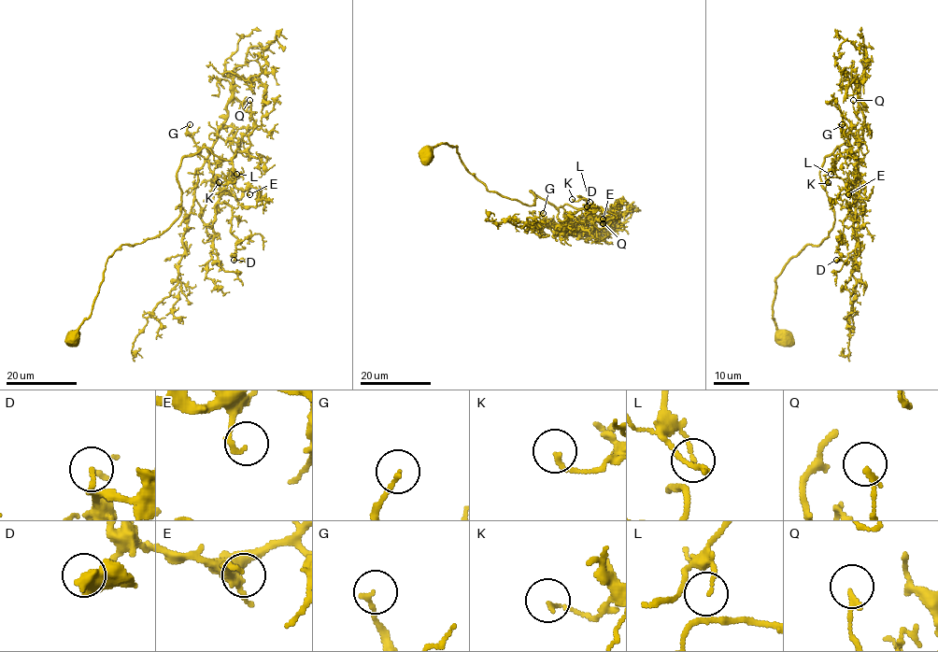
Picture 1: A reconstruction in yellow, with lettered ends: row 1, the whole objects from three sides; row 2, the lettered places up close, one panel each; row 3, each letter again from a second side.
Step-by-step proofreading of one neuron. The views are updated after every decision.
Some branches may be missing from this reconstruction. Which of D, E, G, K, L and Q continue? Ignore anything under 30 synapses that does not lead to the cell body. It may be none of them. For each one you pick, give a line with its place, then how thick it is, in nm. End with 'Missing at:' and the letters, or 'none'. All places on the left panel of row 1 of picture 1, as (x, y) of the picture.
Missing at: none

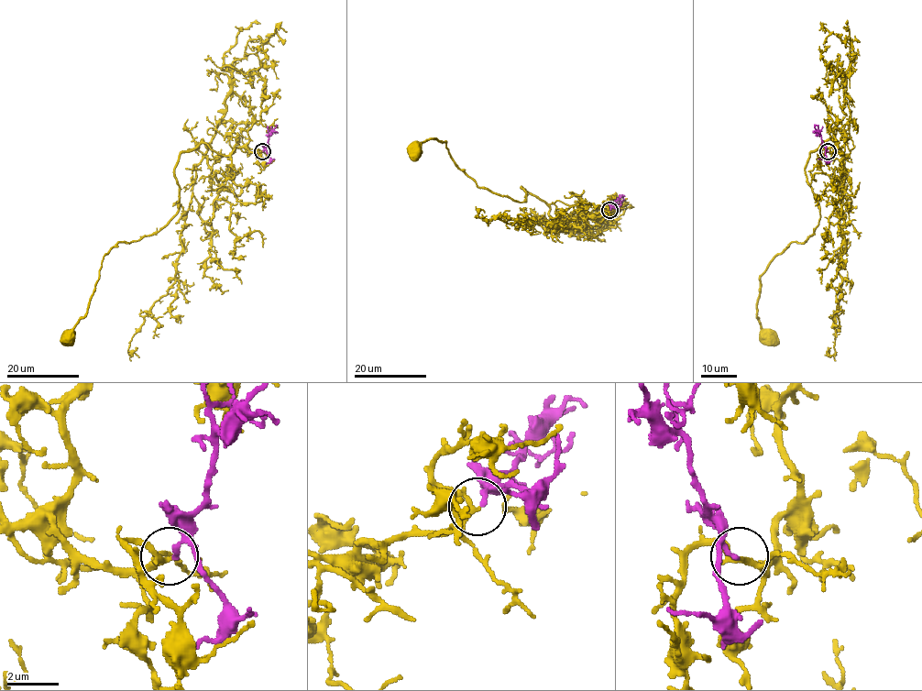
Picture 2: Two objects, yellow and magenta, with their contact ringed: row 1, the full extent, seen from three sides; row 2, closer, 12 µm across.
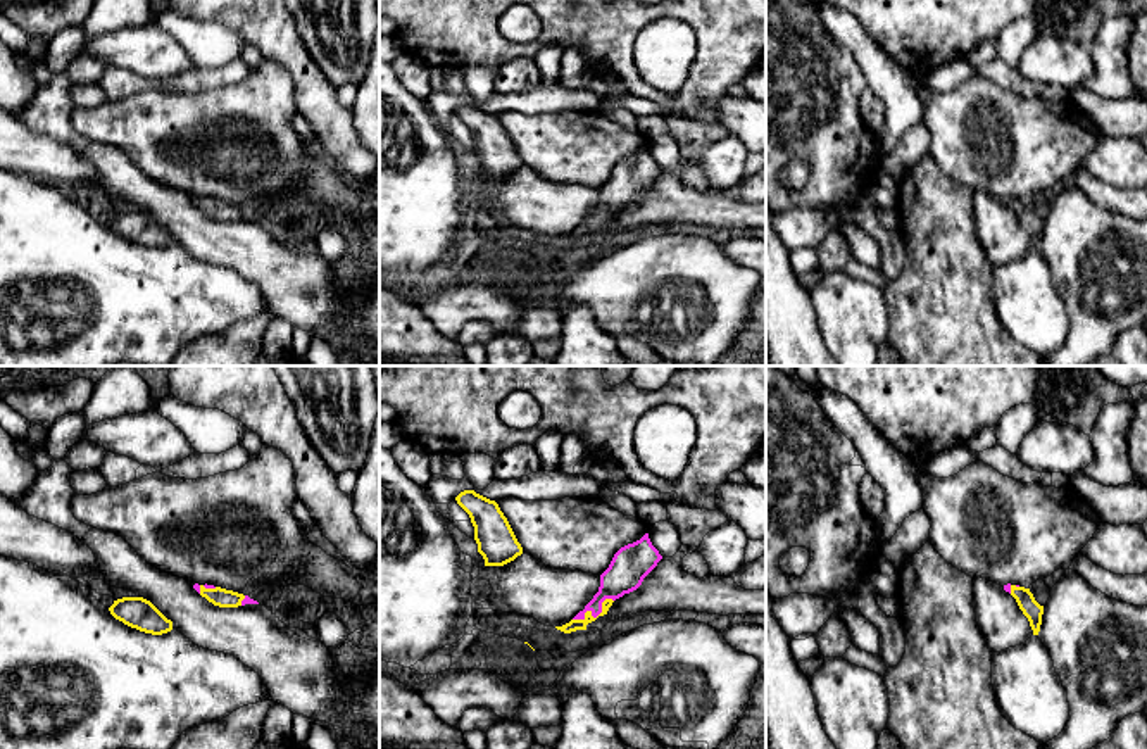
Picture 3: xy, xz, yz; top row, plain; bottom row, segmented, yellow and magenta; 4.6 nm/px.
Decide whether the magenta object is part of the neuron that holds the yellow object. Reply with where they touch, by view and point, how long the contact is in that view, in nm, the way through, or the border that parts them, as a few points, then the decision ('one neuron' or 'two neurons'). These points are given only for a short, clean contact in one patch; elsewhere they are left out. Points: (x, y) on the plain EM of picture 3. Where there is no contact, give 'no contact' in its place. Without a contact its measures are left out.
meets yellow in xz at (597, 230); contact 220 nm long; runs through xz (573, 239), (585, 230), (597, 230), (599, 218), (626, 185); one neuron

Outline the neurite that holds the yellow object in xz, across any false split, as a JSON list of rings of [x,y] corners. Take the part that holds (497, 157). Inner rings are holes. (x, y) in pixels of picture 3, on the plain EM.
[[[474,104],[461,105],[455,114],[471,131],[485,179],[504,179],[523,167],[521,157],[495,114]]]

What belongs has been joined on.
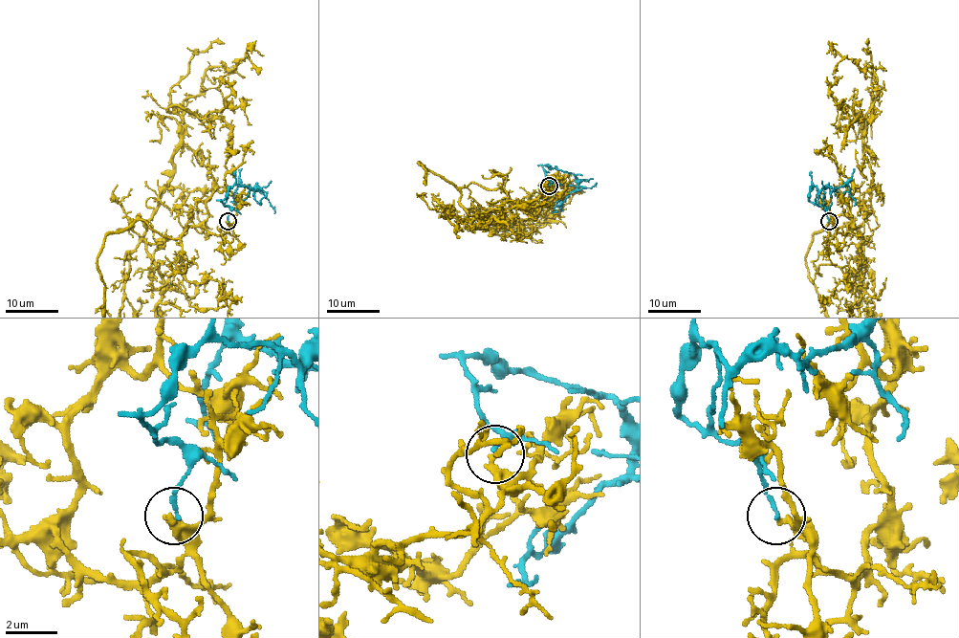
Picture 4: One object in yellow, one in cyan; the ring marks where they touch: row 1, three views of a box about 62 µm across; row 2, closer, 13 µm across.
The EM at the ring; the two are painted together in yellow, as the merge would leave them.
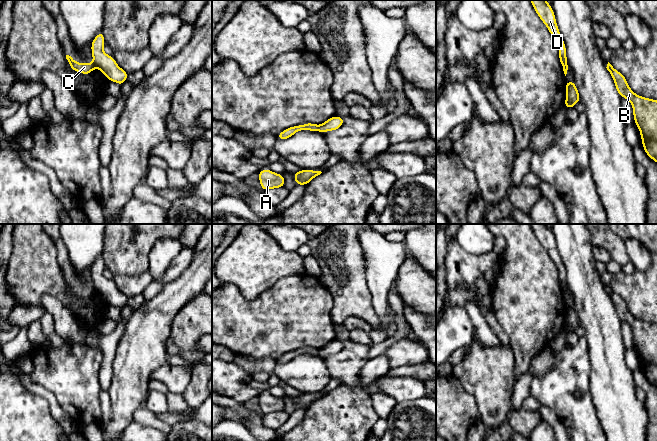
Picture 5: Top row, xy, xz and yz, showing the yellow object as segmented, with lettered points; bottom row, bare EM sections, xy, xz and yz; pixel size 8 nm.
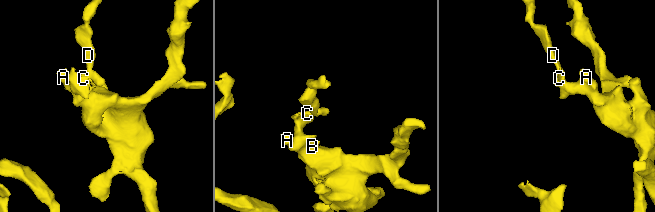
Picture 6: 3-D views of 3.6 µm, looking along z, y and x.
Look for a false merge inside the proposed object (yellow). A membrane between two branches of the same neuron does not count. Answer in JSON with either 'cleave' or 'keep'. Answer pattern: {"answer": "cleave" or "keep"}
{"answer": "cleave"}

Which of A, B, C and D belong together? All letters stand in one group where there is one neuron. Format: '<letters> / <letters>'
A B C / D

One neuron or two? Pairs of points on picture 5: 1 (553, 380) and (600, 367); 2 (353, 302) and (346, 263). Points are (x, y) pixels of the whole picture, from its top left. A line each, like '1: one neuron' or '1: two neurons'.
1: two neurons
2: one neuron

